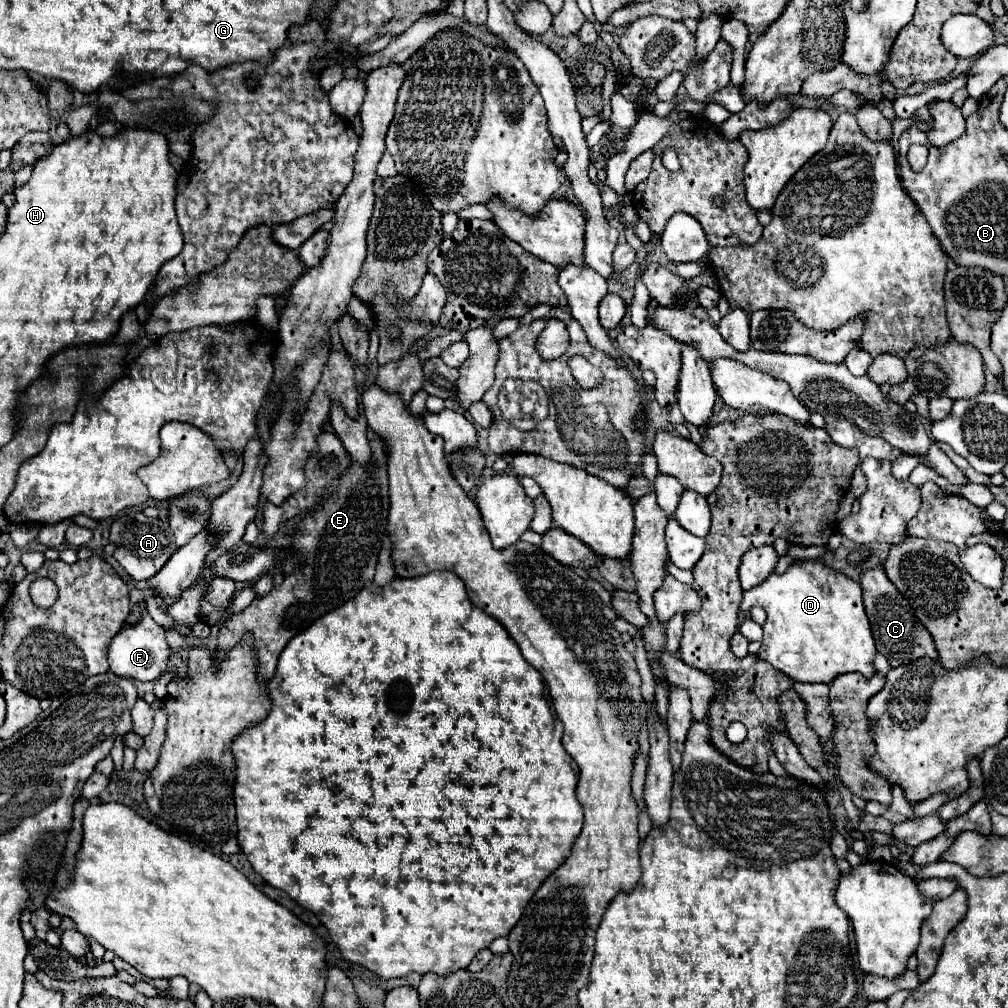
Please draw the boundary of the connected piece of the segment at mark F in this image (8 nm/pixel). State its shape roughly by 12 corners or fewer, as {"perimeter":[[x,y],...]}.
{"perimeter":[[121,628],[111,640],[111,672],[157,680],[171,648],[165,628]]}

